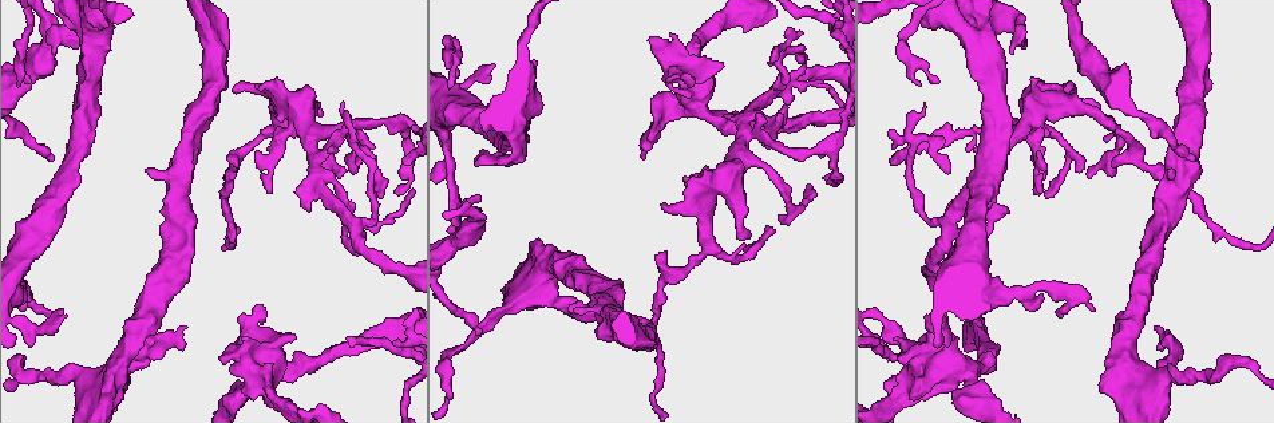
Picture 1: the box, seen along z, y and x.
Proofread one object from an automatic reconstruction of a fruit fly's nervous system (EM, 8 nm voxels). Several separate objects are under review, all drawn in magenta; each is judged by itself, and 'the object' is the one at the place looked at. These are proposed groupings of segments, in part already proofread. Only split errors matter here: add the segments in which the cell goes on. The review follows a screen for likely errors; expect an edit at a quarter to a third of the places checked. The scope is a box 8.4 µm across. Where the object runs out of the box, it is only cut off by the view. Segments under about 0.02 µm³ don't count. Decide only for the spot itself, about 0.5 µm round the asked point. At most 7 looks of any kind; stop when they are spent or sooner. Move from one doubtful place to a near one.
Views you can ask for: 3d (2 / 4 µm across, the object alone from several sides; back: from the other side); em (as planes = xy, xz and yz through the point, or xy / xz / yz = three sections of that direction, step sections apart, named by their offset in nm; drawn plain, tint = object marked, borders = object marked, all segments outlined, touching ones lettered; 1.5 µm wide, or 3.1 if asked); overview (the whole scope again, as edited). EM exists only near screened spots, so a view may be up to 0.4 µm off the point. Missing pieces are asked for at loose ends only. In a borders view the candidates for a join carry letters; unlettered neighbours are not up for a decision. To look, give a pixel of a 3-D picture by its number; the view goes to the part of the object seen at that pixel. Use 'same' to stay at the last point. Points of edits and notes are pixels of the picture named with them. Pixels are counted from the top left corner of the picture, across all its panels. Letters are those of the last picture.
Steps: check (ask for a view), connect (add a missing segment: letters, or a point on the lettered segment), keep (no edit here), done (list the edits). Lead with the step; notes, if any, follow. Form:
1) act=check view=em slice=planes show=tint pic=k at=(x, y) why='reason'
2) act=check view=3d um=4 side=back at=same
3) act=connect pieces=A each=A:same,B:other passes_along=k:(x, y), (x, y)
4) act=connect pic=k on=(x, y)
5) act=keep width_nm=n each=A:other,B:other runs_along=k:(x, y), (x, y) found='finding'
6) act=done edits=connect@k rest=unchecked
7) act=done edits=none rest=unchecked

act=check view=em slice=yz step=8 show=tint pic=1 at=(1060, 316) why='branch stops here'

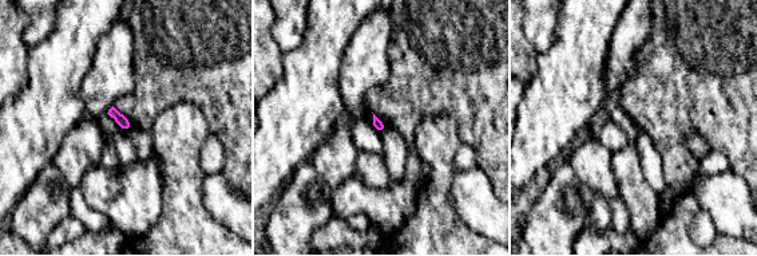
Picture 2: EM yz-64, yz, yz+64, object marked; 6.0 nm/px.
act=check view=em slice=xy step=8 show=borders at=same why='cut it another way'

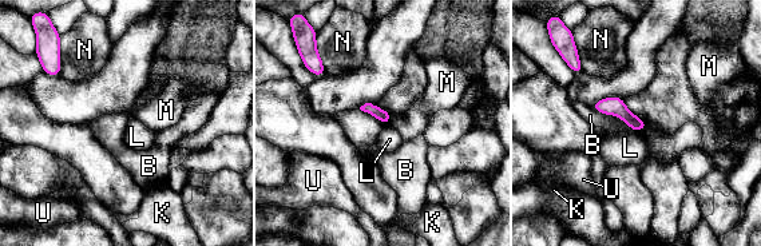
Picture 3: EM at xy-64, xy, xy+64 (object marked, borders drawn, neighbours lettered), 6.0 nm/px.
act=keep longest_contact=B:280nm each=B:other,K:other,L:other,M:other,N:other,U:other found='none of them fits'

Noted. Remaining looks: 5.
act=check view=em slice=planes show=tint pic=1 at=(146, 172) why='free end'

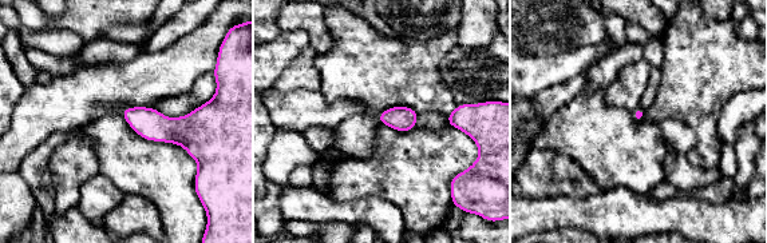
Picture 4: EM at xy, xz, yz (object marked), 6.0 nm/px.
act=check view=em slice=planes show=borders at=same why='see the neighbours'

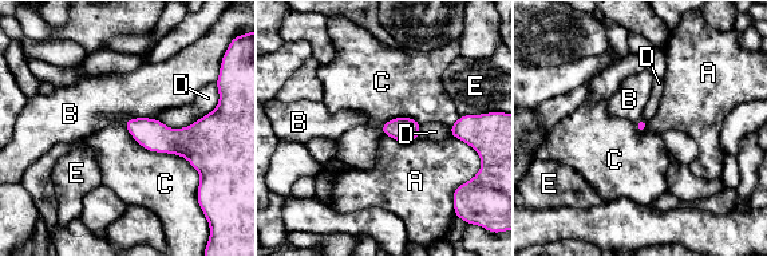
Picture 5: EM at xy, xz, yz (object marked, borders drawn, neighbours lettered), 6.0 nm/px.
act=keep each=A:other,B:other,C:other,D:other,E:other border=5:(122, 123), (198, 189) found='none of them fits'

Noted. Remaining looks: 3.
act=check view=3d um=4 pic=1 at=(259, 307) why='an open end'

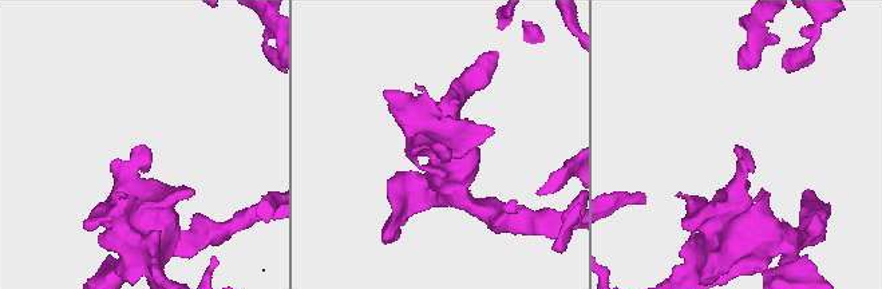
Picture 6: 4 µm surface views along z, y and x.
act=check view=em slice=xz step=8 show=borders pic=6 at=(734, 149) why='now the EM'

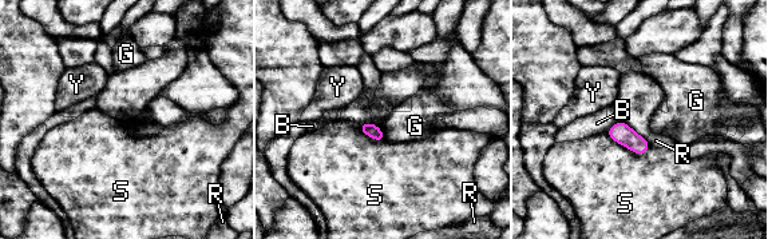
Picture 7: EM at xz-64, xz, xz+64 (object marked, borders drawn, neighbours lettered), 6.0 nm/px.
act=keep longest_contact=S:300nm each=B:other,G:other,R:other,S:other,Y:other border=7:(620, 119), (606, 132) found='no lettered segment goes on from it'

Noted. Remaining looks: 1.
act=done edits=none rest=unchecked

